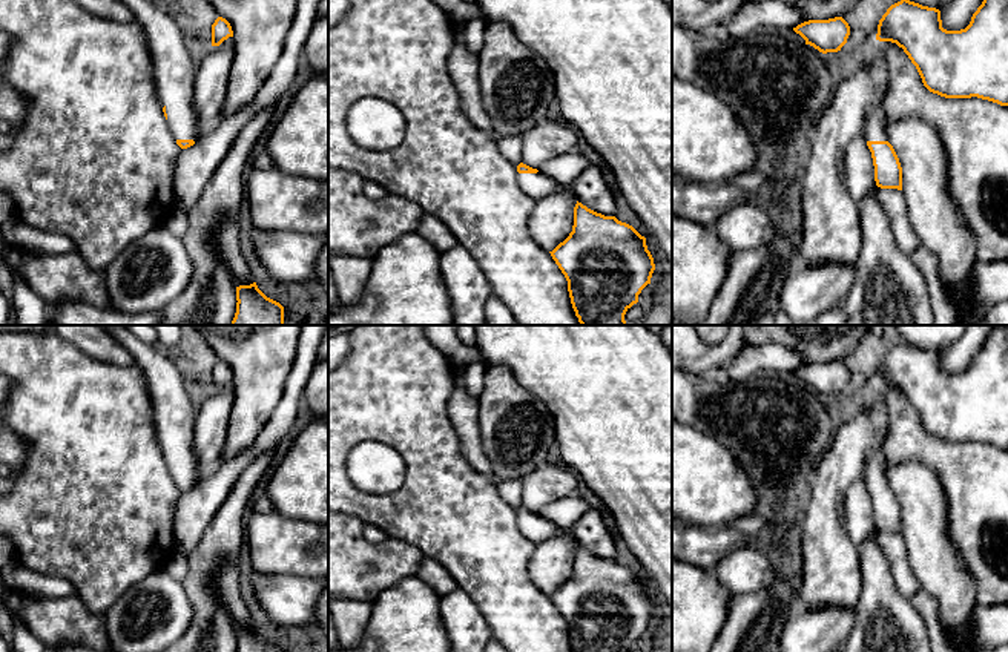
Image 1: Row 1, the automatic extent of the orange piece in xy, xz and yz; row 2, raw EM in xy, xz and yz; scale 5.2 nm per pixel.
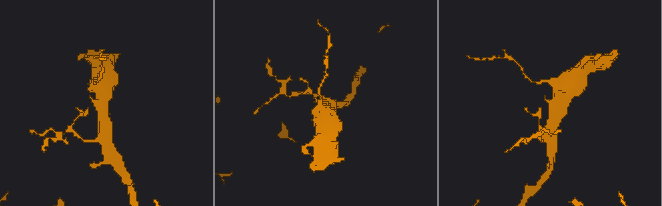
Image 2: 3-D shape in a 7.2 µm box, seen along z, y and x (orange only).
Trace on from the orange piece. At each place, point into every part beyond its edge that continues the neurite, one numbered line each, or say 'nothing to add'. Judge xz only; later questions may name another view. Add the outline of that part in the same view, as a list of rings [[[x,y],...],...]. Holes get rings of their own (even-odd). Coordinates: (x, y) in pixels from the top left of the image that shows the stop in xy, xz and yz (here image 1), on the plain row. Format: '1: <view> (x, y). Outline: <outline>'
1: xz (537, 530). Outline: [[[540,515],[519,517],[517,526],[519,526],[519,531],[535,545],[548,538],[552,538],[560,531],[554,523],[548,522]]]

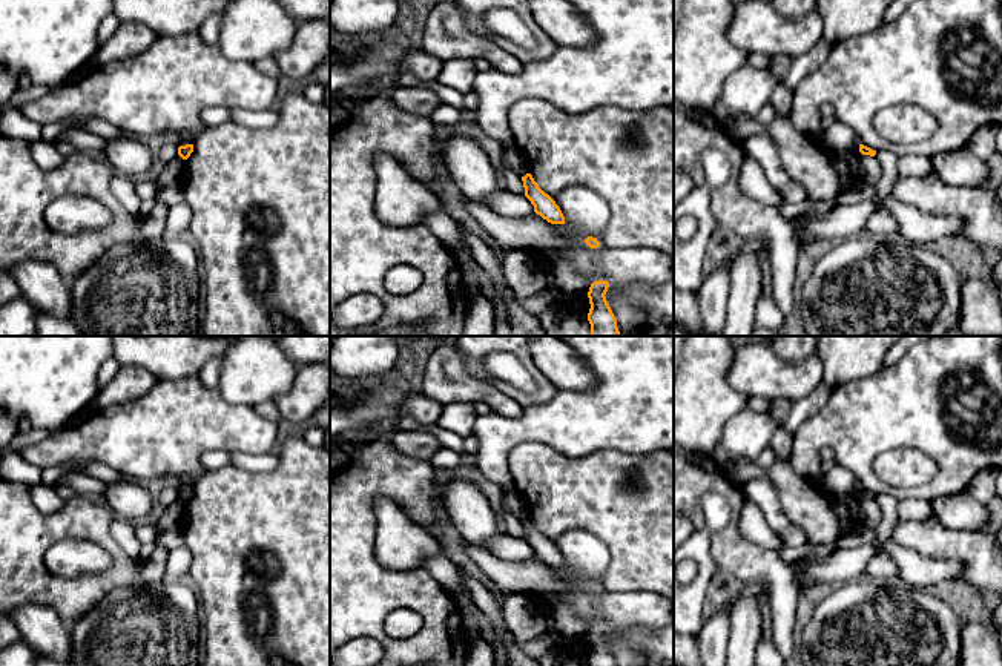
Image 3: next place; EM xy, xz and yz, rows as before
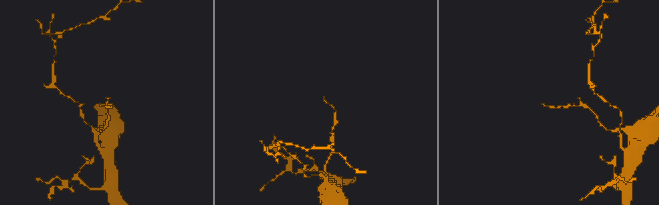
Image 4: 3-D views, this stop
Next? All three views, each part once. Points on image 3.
nothing to add

